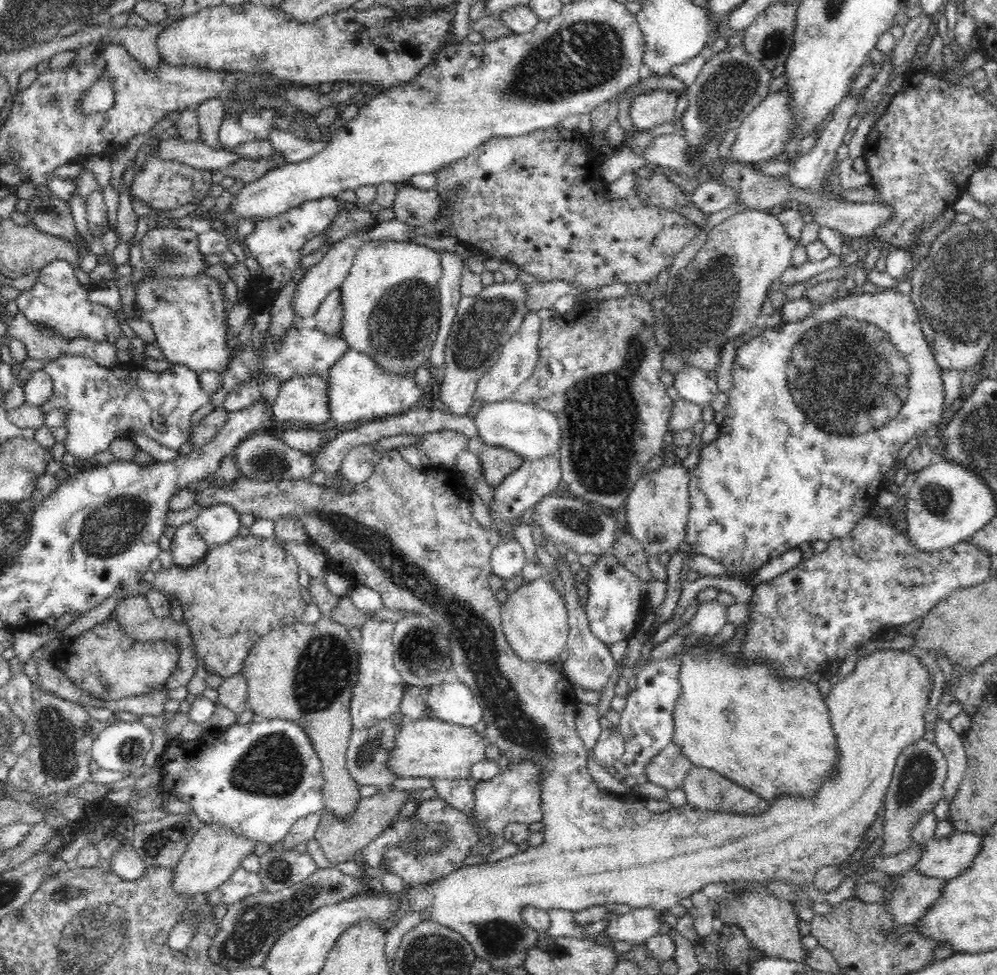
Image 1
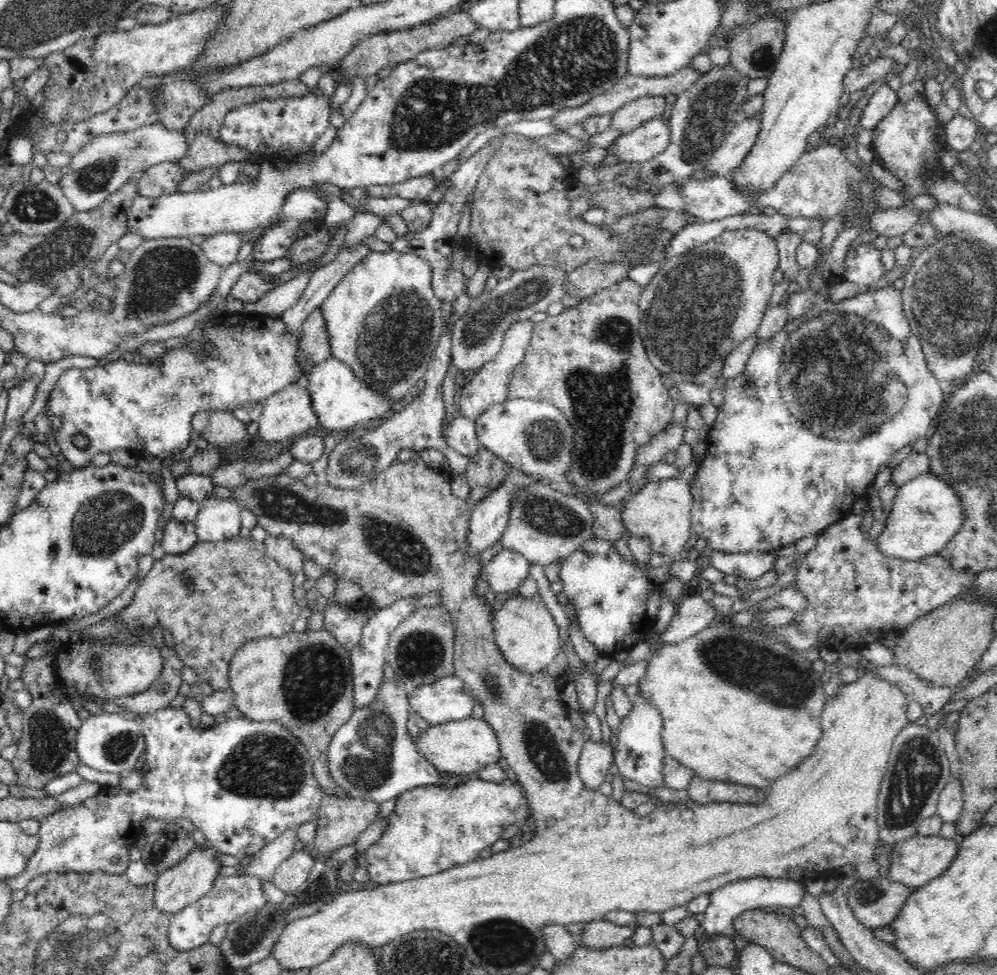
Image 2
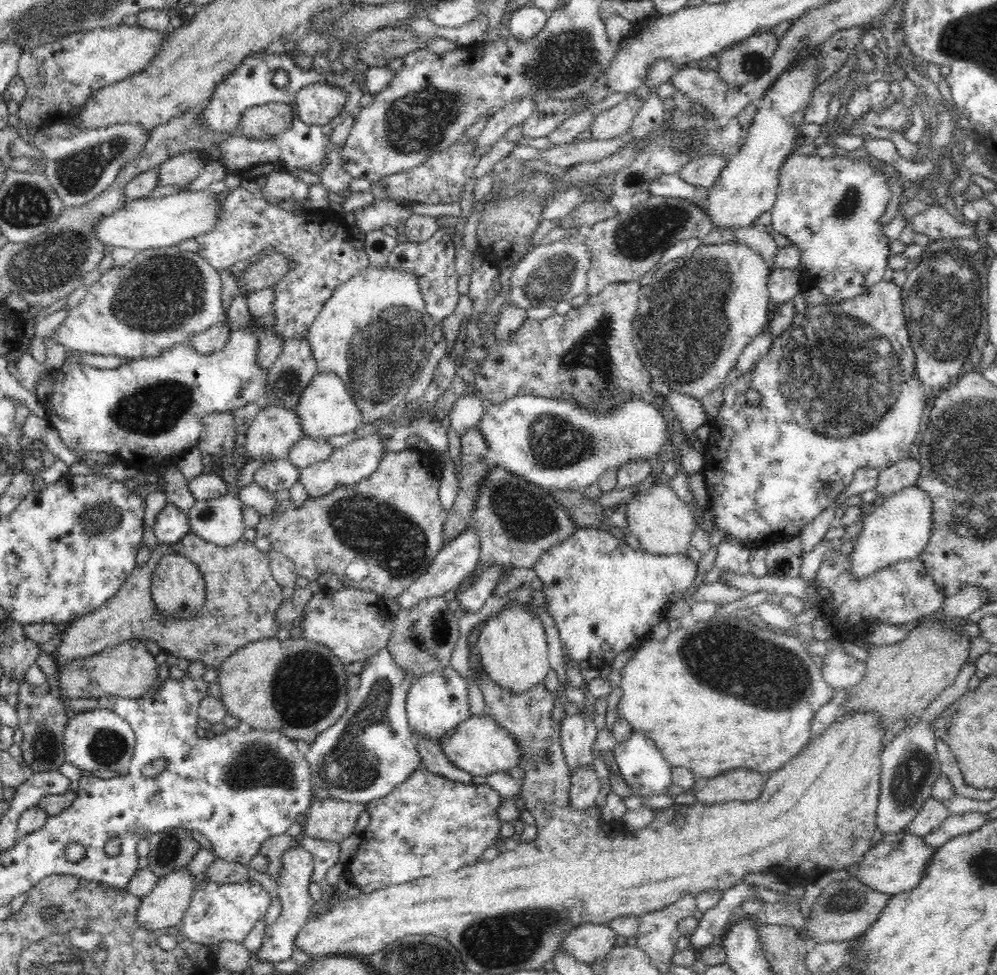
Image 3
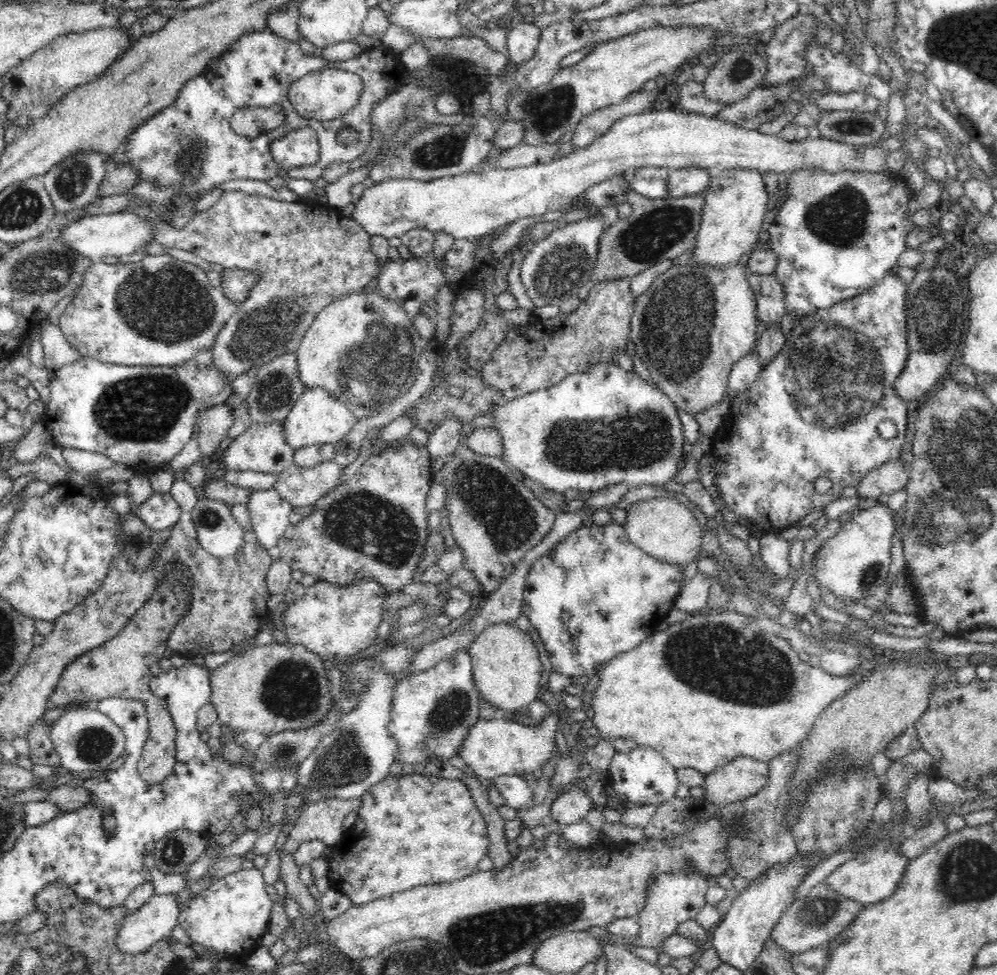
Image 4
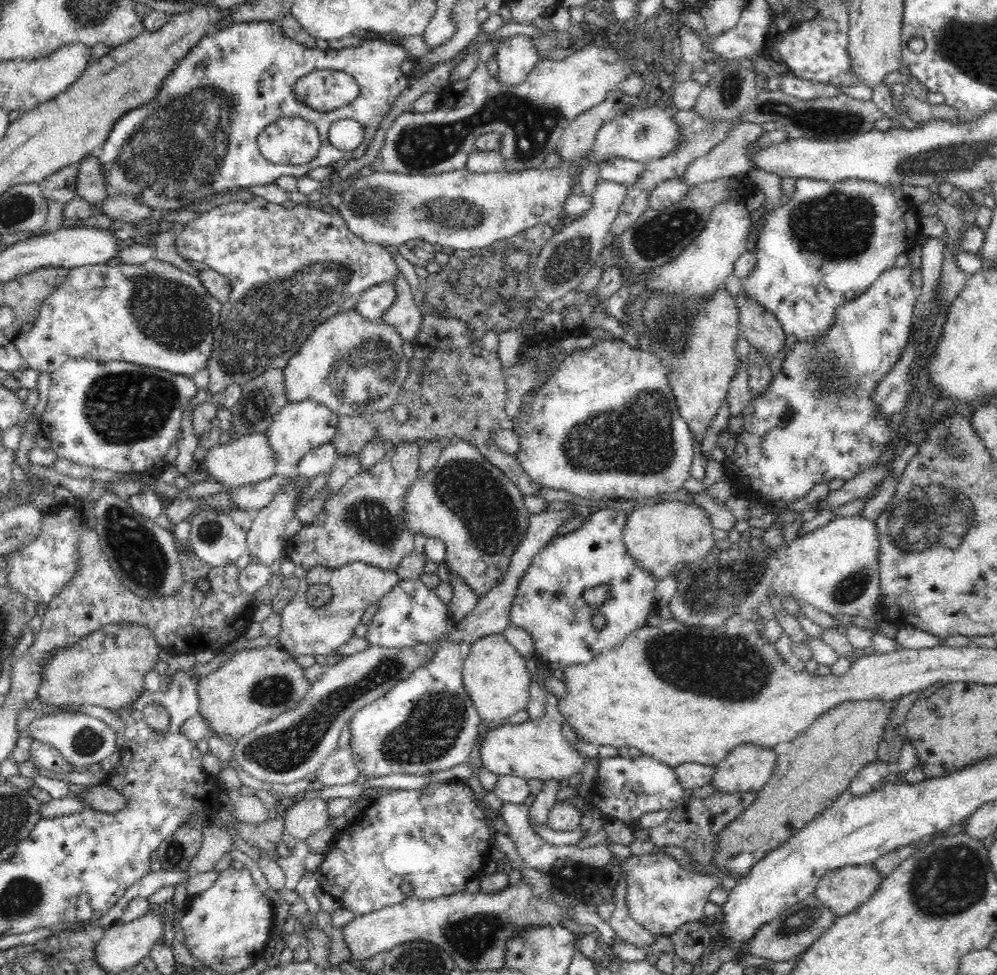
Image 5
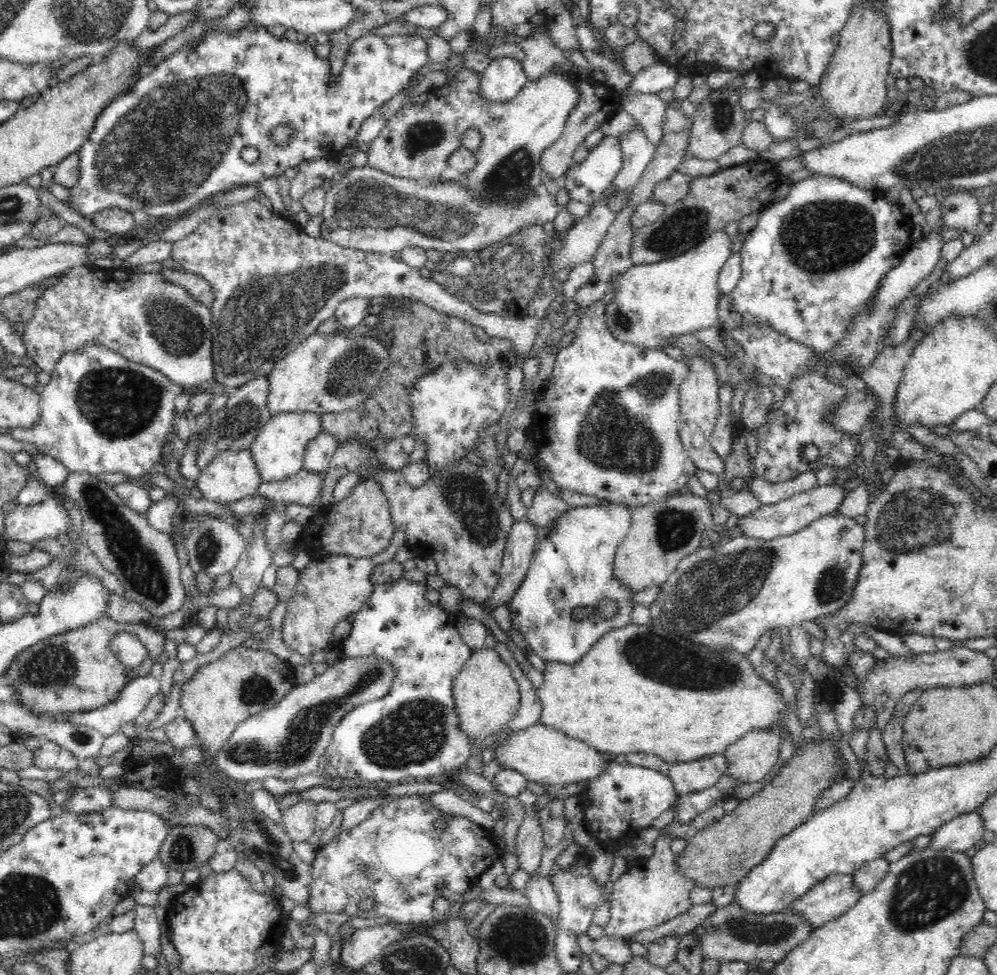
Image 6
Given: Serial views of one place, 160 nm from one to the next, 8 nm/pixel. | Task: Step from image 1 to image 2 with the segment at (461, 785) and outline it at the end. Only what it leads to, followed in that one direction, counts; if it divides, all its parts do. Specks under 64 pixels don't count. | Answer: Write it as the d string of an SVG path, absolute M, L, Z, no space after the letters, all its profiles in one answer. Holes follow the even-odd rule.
M386 679L378 693L370 706L355 708L350 720L332 736L328 745L328 772L343 795L381 804L420 786L462 786L458 776L444 776L422 757L410 737L407 730L410 689L405 683Z

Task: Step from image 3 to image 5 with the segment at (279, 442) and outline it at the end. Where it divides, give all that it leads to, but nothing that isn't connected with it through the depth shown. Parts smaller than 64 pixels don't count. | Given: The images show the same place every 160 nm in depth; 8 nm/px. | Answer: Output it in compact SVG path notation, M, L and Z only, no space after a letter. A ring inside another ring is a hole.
M265 432L244 434L236 439L225 439L221 445L208 450L204 458L205 472L208 472L209 478L219 482L226 492L236 486L256 484L270 478L276 472L278 461L274 459L274 451L270 449L268 439Z

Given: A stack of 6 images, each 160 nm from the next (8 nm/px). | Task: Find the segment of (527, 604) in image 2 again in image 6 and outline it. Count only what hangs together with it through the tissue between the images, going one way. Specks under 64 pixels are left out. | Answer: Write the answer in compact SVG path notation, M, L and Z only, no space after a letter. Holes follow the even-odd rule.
M485 647L473 652L458 676L454 678L452 697L460 719L460 731L468 737L470 744L480 744L488 736L498 733L519 710L520 686L508 665L498 657L498 652L494 648Z

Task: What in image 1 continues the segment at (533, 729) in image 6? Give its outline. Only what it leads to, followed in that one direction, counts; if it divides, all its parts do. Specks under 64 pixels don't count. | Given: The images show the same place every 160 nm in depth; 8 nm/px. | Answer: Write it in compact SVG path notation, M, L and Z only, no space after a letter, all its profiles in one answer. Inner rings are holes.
M432 717L404 724L386 763L398 778L466 779L470 776L472 766L486 759L486 748L488 742L478 730Z

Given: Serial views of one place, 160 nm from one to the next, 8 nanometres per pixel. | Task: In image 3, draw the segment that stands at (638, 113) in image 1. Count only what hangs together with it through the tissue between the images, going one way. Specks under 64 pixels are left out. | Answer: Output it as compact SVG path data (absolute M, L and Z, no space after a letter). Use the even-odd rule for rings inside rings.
M627 93L626 99L608 110L595 113L590 126L591 138L610 140L625 136L644 101L634 93Z

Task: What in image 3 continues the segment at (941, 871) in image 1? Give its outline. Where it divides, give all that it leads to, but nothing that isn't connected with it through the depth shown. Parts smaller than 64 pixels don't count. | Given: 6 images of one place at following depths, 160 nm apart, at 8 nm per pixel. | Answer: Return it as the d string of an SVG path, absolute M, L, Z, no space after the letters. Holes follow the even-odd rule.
M906 830L892 834L886 833L880 842L870 847L859 863L854 863L845 869L850 874L850 878L859 880L864 886L882 894L895 895L918 886L925 873L925 866L929 858L932 858L934 851L935 849L928 846L917 834Z

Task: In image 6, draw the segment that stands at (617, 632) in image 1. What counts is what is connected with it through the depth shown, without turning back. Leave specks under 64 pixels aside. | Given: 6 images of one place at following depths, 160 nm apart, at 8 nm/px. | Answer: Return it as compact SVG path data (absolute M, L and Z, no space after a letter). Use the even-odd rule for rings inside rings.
M612 501L599 506L572 507L564 511L552 521L551 531L543 538L535 548L528 572L518 590L508 603L509 614L514 629L518 629L524 635L530 649L544 662L560 662L563 664L576 664L592 649L594 643L608 631L626 626L631 623L633 611L634 593L631 588L624 586L614 572L614 561L617 546L626 536L631 525L631 511L629 506ZM552 590L561 590L560 600L550 599ZM612 599L617 602L617 613L611 619L604 619L597 612L593 612L582 620L574 618L576 608L596 608L600 601Z

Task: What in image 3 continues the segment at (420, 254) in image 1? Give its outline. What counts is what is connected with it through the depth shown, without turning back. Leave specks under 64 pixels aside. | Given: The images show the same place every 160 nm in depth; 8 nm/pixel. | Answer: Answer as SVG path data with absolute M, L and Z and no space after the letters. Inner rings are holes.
M370 262L364 272L336 287L308 330L307 341L316 361L317 372L333 372L341 378L348 394L356 400L364 423L388 416L396 406L404 402L410 386L420 378L430 350L437 344L432 339L436 322L426 313L426 303L422 298L418 279L409 270L396 270L386 264Z

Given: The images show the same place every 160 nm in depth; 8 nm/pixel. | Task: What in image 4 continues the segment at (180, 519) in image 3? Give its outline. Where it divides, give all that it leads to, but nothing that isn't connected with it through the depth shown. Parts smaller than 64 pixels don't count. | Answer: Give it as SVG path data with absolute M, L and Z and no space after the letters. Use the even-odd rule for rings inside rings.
M154 493L137 510L139 517L154 532L164 528L172 529L179 521L180 513L180 505L170 493Z

